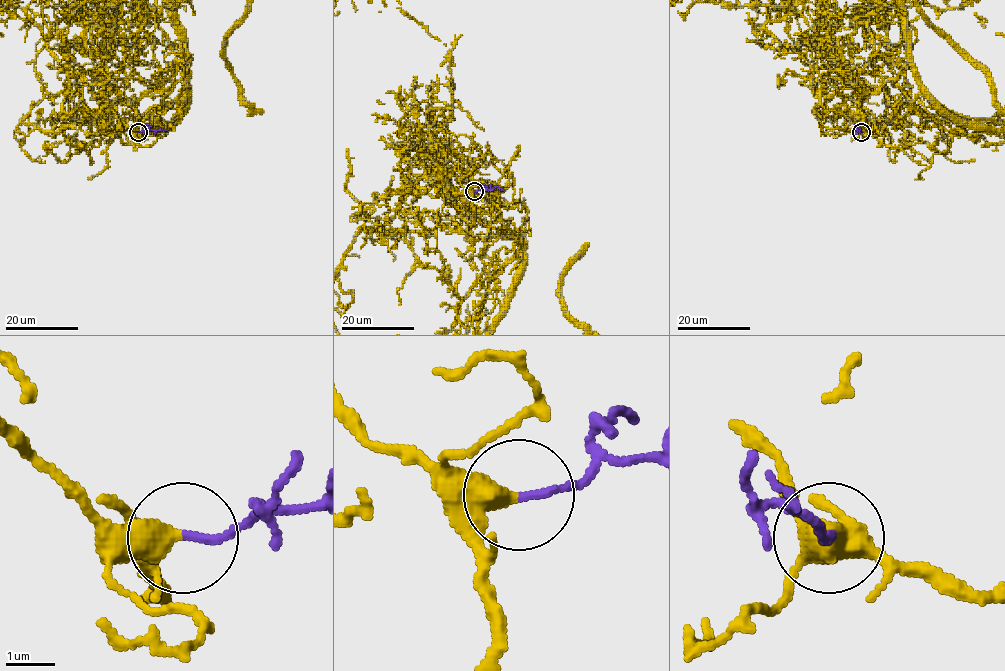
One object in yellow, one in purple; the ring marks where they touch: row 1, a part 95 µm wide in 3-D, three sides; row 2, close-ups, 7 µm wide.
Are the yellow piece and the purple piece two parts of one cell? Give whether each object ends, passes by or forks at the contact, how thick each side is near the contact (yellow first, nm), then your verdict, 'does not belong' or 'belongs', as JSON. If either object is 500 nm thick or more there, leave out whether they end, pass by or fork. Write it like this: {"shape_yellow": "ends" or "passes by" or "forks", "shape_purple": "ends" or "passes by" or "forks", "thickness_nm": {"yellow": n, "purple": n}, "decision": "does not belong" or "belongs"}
{"shape_yellow": "ends", "shape_purple": "ends", "thickness_nm": {"yellow": 480, "purple": 140}, "decision": "belongs"}

